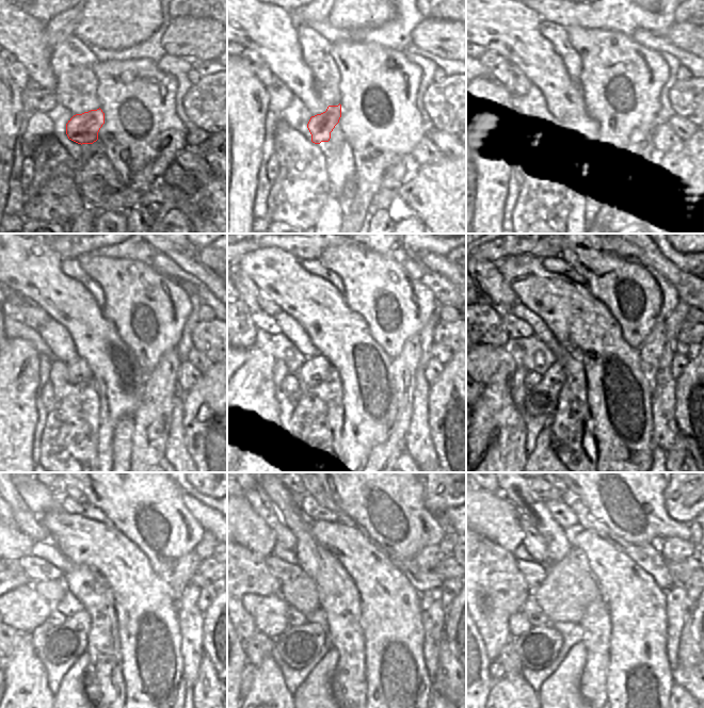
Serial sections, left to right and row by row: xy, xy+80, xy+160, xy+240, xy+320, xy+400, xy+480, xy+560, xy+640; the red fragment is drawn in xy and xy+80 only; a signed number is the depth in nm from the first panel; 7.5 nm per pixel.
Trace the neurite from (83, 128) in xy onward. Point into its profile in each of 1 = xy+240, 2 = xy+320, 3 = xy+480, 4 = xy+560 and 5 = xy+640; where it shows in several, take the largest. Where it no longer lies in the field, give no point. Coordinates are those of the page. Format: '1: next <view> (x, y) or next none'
1: next xy+240 (79, 371)
2: next xy+320 (315, 371)
3: next xy+480 (68, 640)
4: next xy+560 (298, 645)
5: next xy+640 (537, 648)

